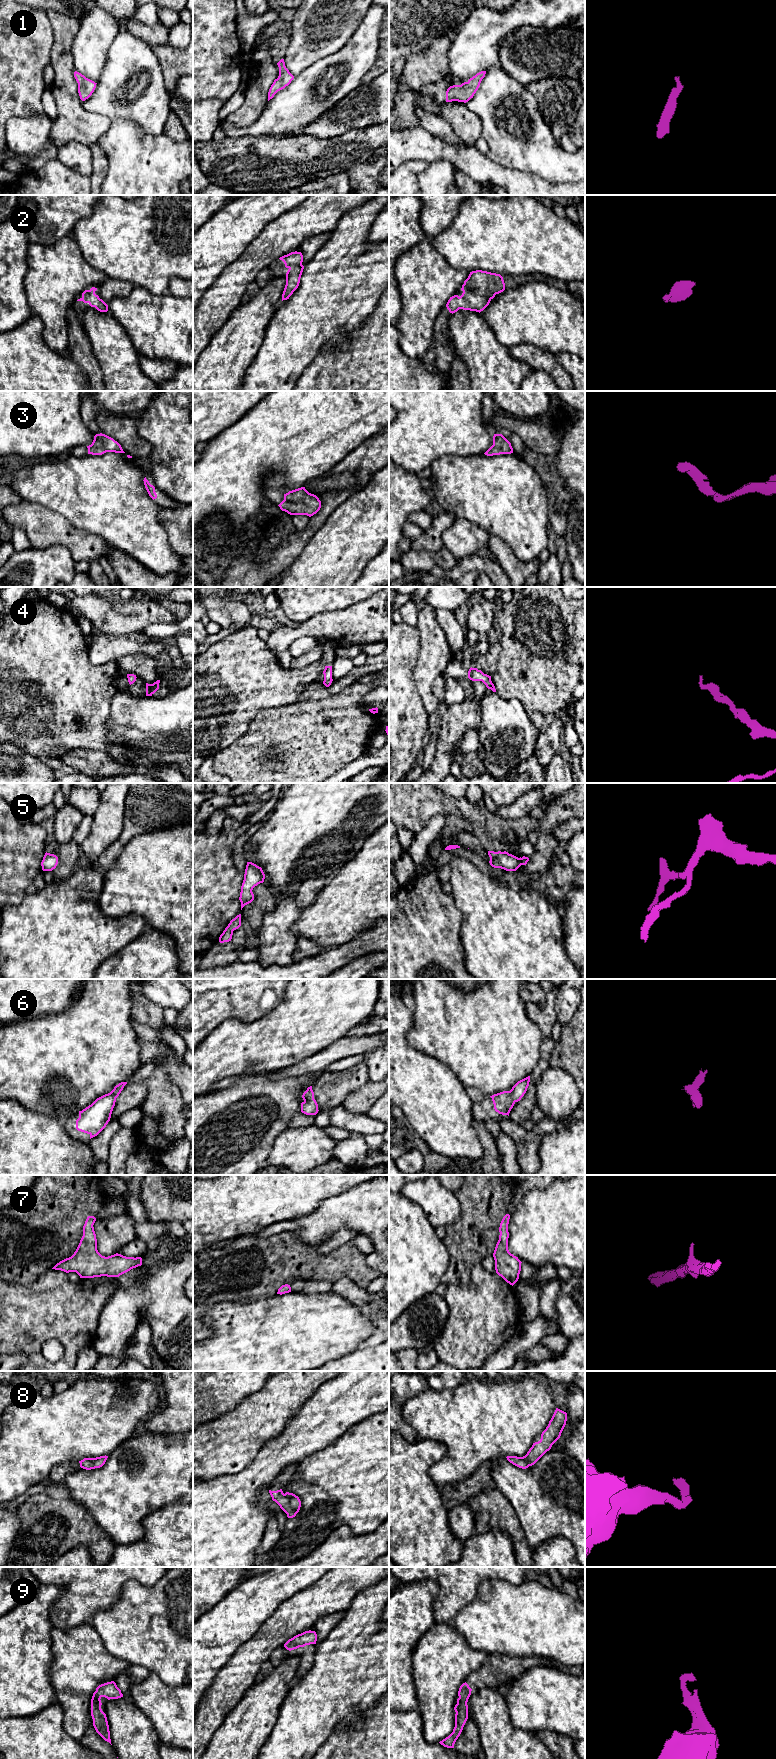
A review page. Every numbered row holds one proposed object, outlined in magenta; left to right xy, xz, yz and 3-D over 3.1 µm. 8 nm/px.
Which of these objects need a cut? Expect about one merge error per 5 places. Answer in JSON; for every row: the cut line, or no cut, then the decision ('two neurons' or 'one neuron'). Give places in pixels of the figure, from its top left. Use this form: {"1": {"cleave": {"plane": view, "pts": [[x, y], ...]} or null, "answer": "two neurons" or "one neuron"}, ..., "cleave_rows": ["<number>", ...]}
{"1": {"cleave": null, "answer": "one neuron"}, "2": {"cleave": null, "answer": "one neuron"}, "3": {"cleave": null, "answer": "one neuron"}, "4": {"cleave": null, "answer": "one neuron"}, "5": {"cleave": null, "answer": "one neuron"}, "6": {"cleave": null, "answer": "one neuron"}, "7": {"cleave": null, "answer": "one neuron"}, "8": {"cleave": null, "answer": "one neuron"}, "9": {"cleave": null, "answer": "one neuron"}, "cleave_rows": []}

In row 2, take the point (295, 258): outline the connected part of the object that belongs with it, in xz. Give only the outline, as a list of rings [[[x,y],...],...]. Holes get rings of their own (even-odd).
[[[291,252],[279,258],[288,269],[286,273],[286,285],[282,294],[282,301],[289,299],[293,292],[298,288],[300,278],[304,269],[302,265],[303,255],[301,252]]]

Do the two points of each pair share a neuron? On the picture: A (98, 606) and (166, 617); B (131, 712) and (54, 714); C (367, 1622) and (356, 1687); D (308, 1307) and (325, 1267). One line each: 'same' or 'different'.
A: same
B: different
C: same
D: different

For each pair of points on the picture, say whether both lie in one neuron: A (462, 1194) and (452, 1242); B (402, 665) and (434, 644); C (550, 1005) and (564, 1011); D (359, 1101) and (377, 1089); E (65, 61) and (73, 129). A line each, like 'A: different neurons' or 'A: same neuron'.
A: same neuron
B: different neurons
C: different neurons
D: same neuron
E: same neuron

